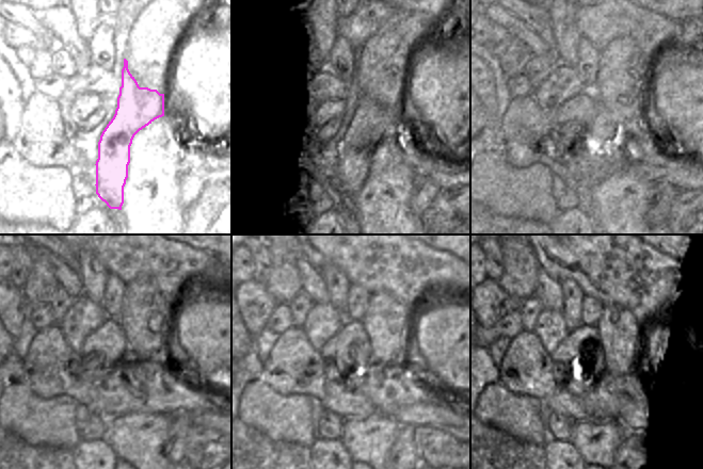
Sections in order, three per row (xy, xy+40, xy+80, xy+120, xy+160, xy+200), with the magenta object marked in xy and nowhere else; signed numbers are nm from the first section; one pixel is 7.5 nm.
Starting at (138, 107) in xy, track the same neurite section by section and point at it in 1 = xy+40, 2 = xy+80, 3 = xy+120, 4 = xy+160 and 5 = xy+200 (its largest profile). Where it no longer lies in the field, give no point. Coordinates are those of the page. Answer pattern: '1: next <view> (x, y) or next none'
1: next xy+40 (353, 152)
2: next xy+80 (592, 152)
3: next xy+120 (116, 387)
4: next xy+160 (355, 387)
5: next xy+200 (597, 399)

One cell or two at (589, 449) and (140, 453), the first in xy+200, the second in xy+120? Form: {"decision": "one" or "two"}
{"decision": "one"}

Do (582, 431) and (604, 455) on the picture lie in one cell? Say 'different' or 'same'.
same

